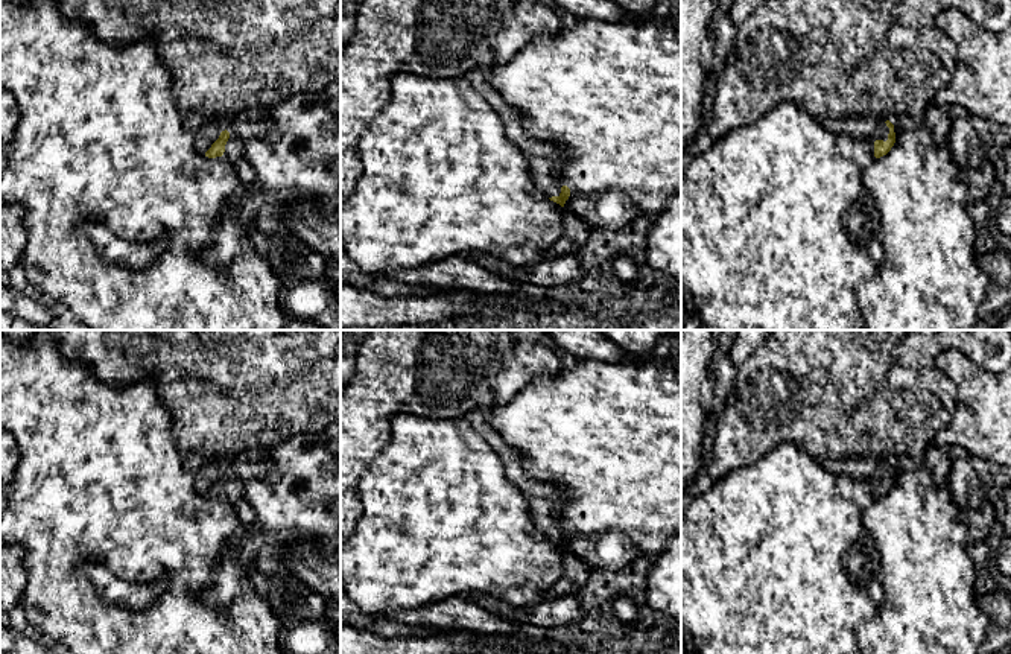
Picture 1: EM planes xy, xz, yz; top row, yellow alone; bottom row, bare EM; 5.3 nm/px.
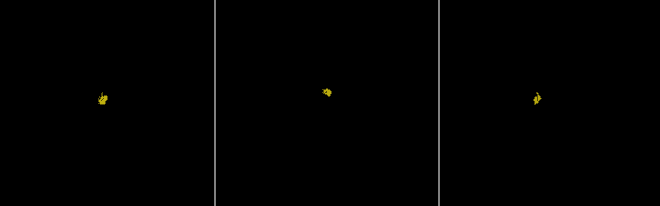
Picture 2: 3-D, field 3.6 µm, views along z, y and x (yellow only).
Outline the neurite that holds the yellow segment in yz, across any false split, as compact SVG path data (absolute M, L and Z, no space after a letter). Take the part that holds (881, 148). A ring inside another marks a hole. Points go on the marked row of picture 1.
M876 116L824 119L821 123L838 135L873 140L876 158L886 155L895 143L894 125Z

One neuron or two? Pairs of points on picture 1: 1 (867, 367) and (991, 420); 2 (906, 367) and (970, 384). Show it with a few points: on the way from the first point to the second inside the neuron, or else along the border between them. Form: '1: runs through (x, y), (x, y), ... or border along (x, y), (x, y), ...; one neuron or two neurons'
1: border along (938, 368), (953, 384), (957, 399); two neurons
2: border along (950, 347), (937, 365), (953, 384), (957, 399); two neurons

